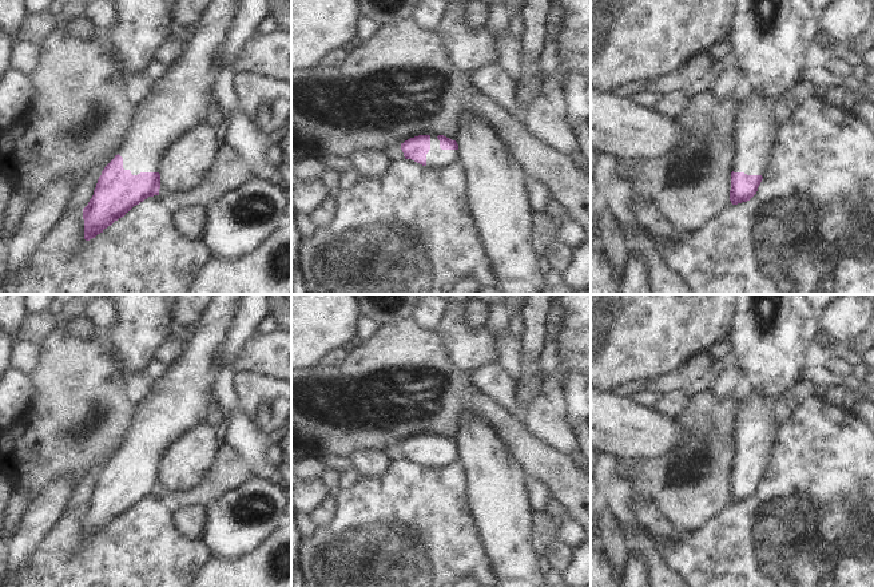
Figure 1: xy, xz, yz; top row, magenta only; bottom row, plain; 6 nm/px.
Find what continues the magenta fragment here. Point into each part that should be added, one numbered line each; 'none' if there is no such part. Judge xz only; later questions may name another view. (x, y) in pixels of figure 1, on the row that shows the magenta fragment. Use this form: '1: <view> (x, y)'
1: xz (436, 158)

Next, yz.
1: yz (755, 130)

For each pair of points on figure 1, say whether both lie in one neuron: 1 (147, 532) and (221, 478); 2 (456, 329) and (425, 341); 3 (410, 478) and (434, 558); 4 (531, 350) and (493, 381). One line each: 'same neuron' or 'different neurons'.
1: different neurons
2: different neurons
3: same neuron
4: different neurons

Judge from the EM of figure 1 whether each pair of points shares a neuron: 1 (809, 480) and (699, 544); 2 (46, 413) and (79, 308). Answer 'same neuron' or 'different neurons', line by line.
1: same neuron
2: same neuron

